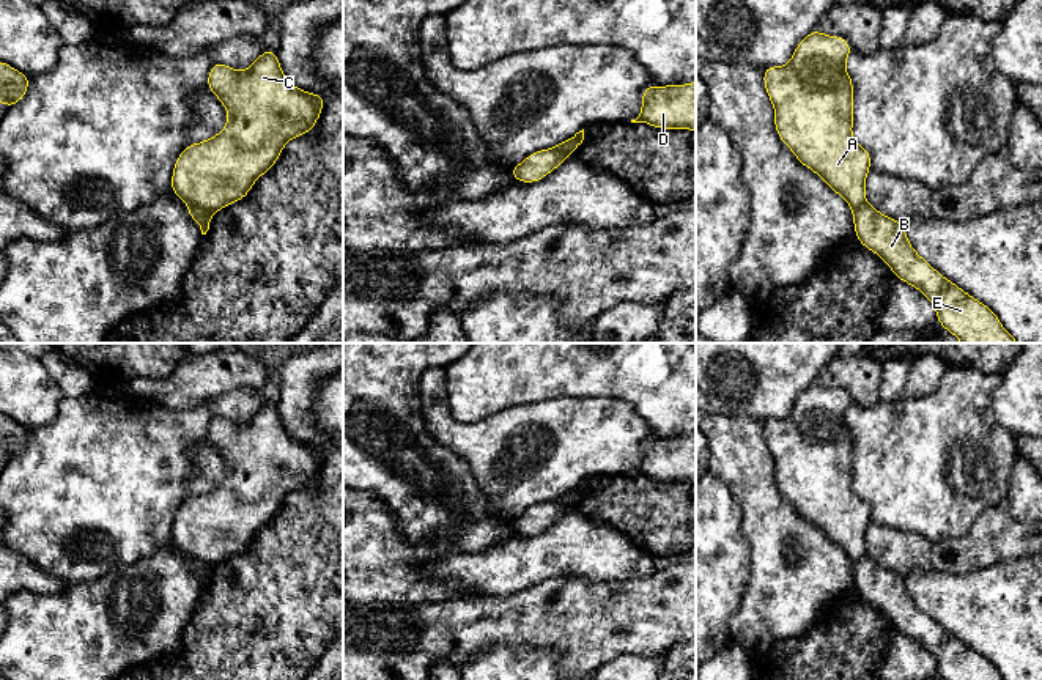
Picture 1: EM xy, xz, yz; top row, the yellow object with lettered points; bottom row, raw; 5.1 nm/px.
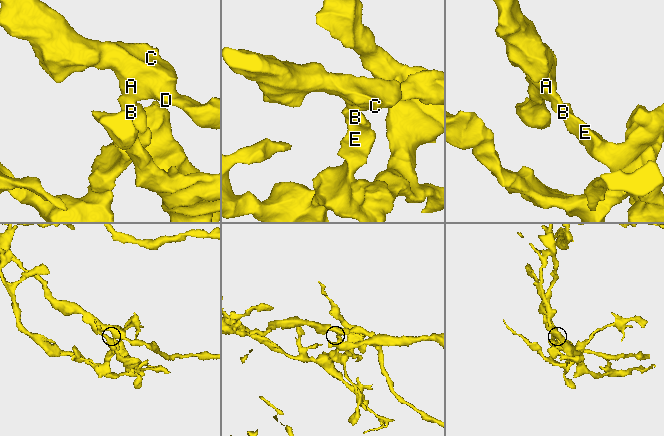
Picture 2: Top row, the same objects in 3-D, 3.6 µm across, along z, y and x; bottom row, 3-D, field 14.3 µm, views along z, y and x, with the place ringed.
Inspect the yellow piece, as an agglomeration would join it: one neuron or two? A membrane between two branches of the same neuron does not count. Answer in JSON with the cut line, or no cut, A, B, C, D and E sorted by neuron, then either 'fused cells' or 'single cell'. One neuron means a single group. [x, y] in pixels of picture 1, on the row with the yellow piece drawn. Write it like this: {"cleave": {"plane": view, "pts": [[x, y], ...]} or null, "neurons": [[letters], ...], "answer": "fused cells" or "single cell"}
{"cleave": {"plane": "xy", "pts": [[188, 202], [203, 206], [211, 214]]}, "neurons": [["A", "C", "D"], ["B", "E"]], "answer": "fused cells"}

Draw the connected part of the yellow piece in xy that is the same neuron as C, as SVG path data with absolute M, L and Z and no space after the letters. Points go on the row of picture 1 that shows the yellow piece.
M271 49L246 71L214 63L206 85L228 112L228 121L217 135L187 145L179 153L172 173L172 192L214 214L242 200L255 181L275 165L286 142L313 129L326 98L293 87L282 71L277 52Z

